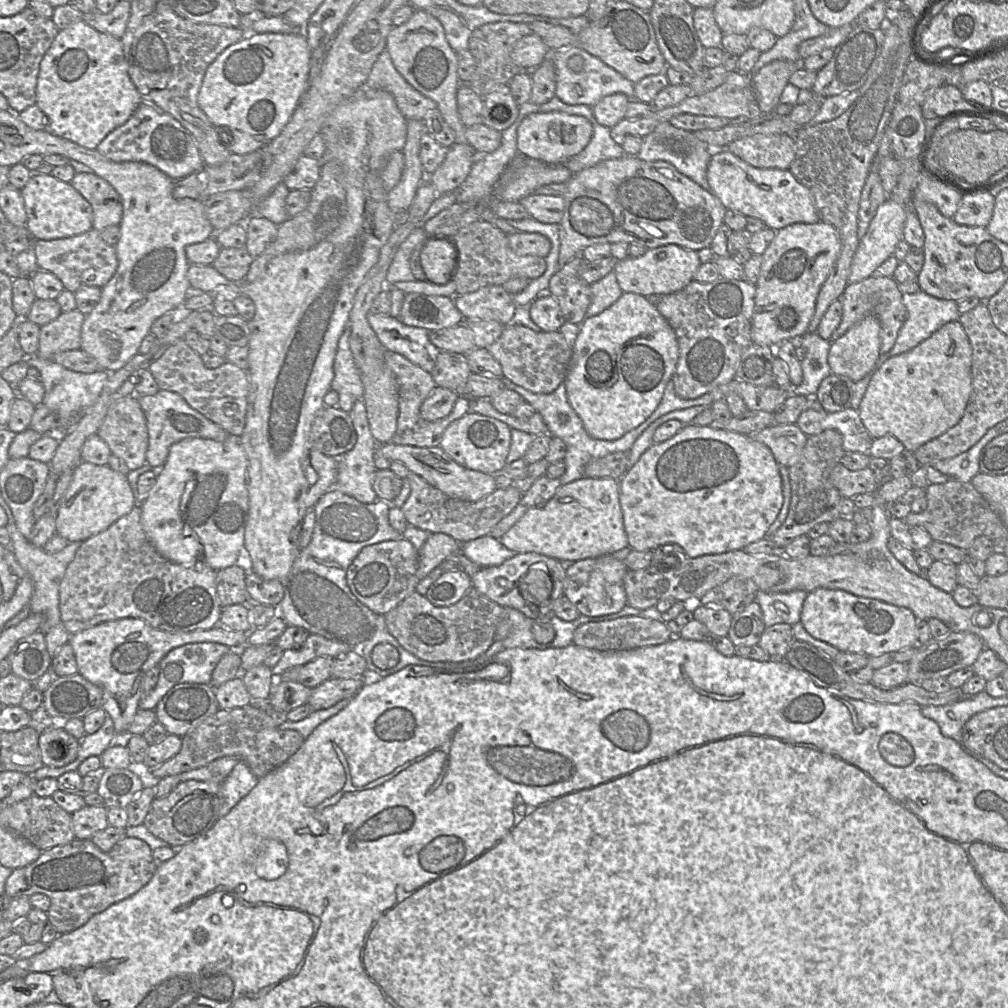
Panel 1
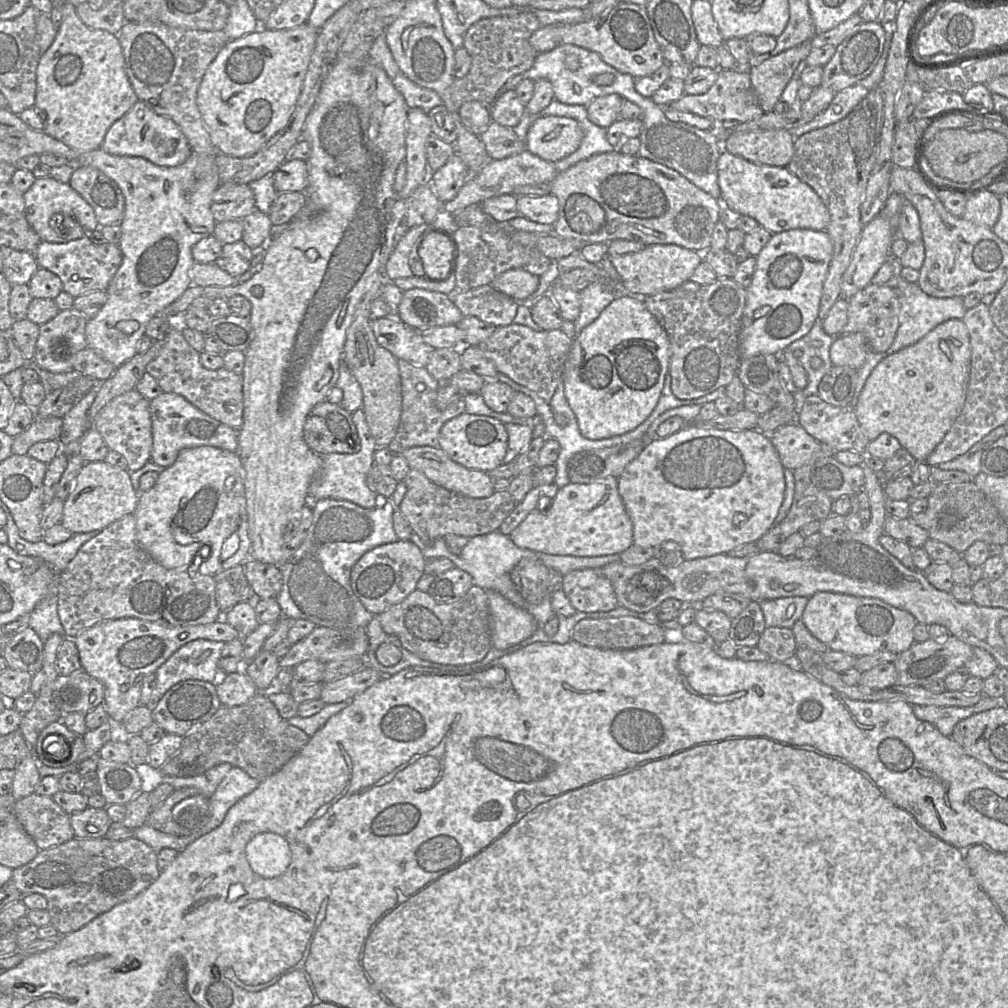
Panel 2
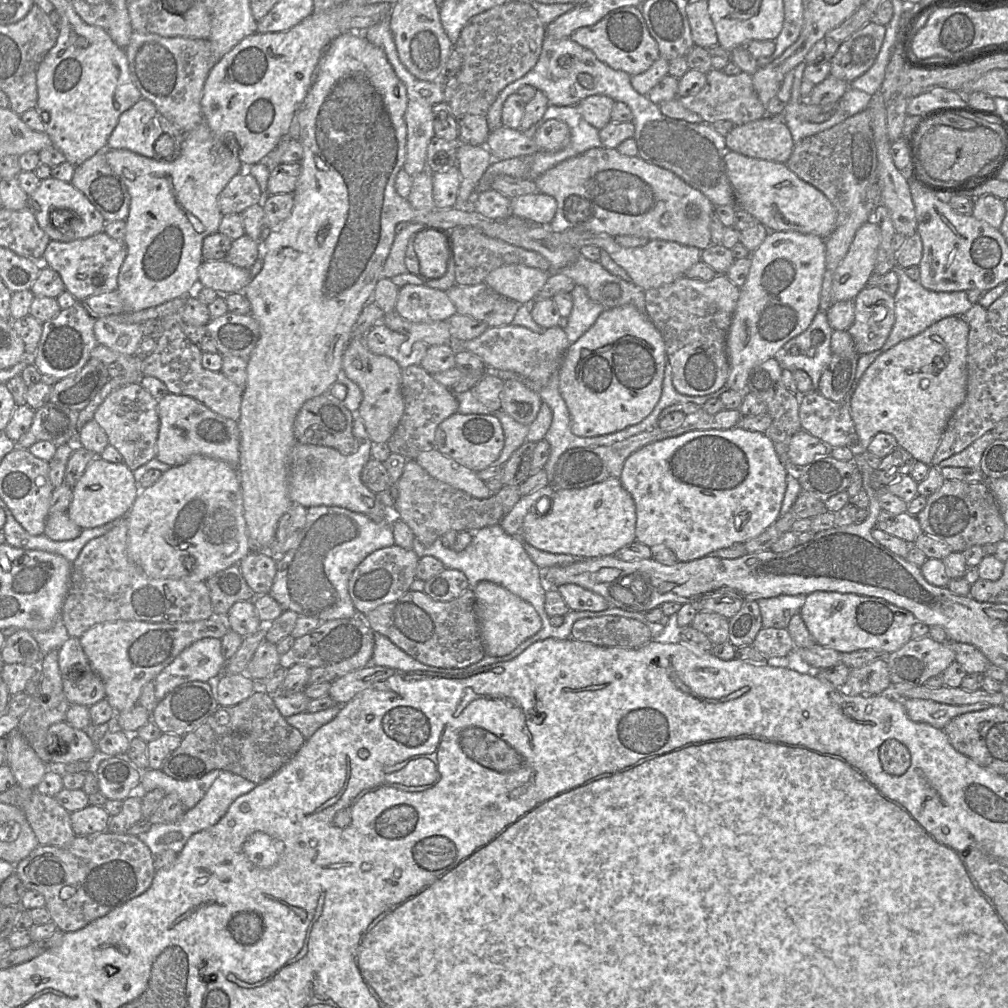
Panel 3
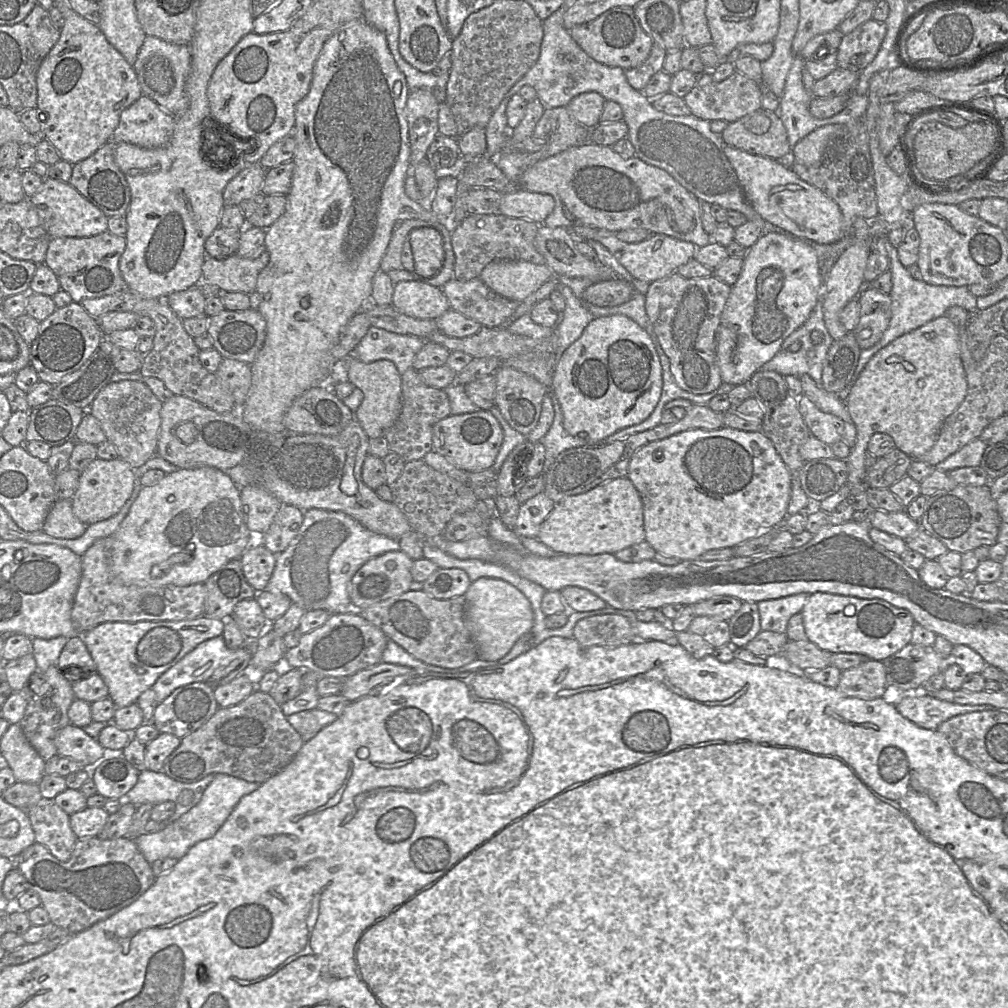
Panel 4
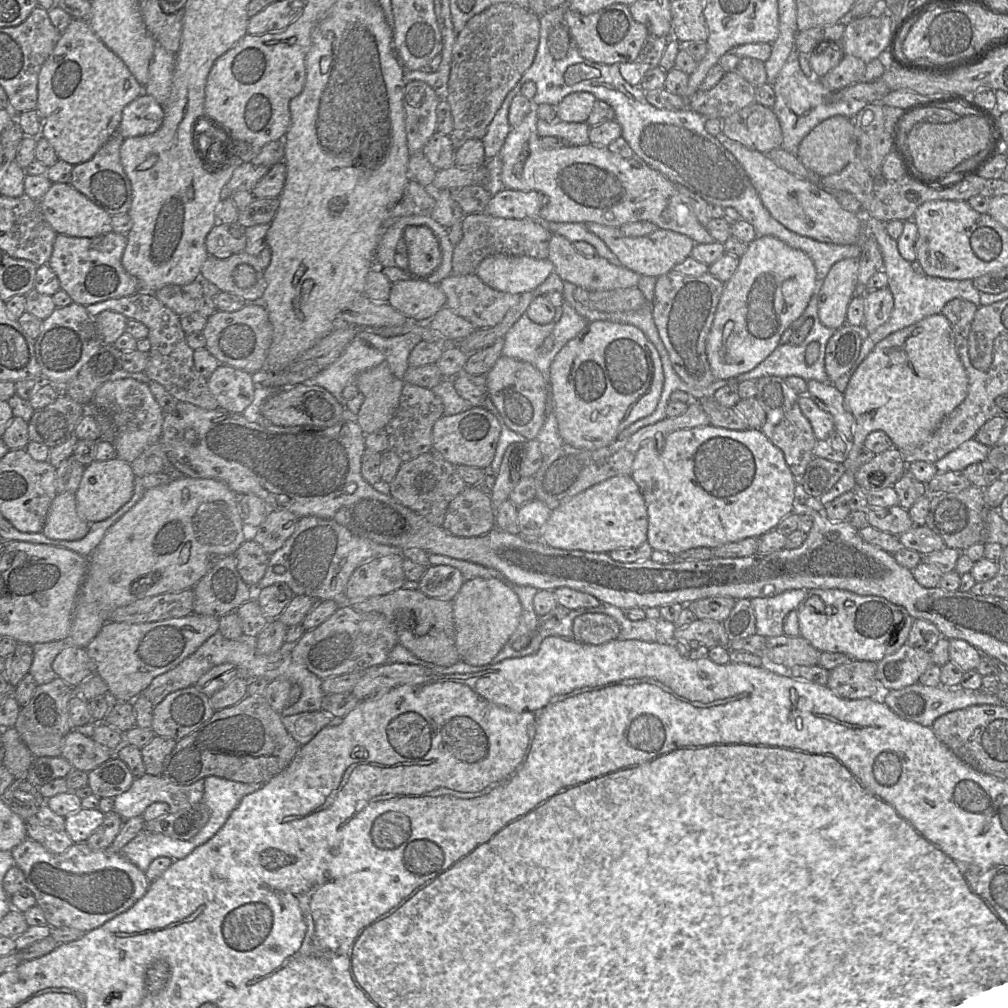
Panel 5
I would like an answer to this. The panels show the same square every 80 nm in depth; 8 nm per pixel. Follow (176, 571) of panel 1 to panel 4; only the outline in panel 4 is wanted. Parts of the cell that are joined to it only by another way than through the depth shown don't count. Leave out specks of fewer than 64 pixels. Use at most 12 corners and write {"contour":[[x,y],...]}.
{"contour":[[113,536],[82,555],[71,610],[78,634],[104,622],[204,614],[204,583],[125,585]]}

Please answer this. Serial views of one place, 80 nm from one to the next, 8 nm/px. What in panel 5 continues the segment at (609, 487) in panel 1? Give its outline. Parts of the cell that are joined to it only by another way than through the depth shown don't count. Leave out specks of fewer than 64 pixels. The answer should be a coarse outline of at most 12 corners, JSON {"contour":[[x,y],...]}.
{"contour":[[631,475],[551,511],[541,541],[608,553],[647,542]]}

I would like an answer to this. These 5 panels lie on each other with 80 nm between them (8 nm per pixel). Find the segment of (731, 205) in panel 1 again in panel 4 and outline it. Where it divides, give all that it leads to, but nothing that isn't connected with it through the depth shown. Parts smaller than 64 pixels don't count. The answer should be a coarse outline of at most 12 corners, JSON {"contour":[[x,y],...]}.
{"contour":[[727,144],[767,222],[819,244],[846,237],[838,204],[784,162]]}

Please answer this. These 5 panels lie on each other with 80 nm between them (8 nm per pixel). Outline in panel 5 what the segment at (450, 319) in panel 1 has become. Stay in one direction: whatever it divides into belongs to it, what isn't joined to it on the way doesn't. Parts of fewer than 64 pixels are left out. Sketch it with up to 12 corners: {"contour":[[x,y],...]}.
{"contour":[[414,277],[392,283],[387,303],[426,323],[446,305],[439,284]]}

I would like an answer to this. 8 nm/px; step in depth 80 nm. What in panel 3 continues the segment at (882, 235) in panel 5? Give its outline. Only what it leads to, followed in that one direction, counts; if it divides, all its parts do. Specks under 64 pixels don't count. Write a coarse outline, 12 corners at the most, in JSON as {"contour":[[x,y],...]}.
{"contour":[[896,266],[895,322],[881,349],[861,354],[848,393],[881,354],[937,321],[962,317],[965,291],[934,292]]}

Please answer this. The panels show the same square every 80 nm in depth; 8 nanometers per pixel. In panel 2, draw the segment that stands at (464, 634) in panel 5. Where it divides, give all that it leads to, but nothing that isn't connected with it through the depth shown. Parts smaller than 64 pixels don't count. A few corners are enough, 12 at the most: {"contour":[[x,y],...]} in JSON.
{"contour":[[487,591],[492,647],[535,633],[530,613]]}

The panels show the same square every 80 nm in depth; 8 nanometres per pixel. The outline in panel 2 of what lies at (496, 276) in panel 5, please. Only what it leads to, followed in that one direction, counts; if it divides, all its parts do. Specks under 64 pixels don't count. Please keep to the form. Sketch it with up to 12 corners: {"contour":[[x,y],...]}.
{"contour":[[509,269],[490,284],[521,303],[537,289],[540,276]]}

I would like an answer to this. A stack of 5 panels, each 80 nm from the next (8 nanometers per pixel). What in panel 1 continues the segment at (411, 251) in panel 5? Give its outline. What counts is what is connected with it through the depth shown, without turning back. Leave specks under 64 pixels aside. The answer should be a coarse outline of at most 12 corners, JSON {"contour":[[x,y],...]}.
{"contour":[[428,237],[420,261],[429,282],[453,279],[453,249]]}

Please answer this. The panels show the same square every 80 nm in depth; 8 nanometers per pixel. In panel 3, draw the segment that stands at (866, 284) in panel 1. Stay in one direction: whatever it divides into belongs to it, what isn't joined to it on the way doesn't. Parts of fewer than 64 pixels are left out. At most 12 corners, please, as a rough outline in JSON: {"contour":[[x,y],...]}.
{"contour":[[879,286],[853,300],[847,330],[861,355],[881,349],[895,322]]}

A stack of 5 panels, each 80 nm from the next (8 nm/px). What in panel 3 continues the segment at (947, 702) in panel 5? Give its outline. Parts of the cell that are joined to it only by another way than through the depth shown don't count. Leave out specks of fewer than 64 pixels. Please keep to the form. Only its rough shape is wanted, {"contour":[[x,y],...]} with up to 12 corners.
{"contour":[[901,699],[914,722],[943,729],[954,717],[992,707]]}

